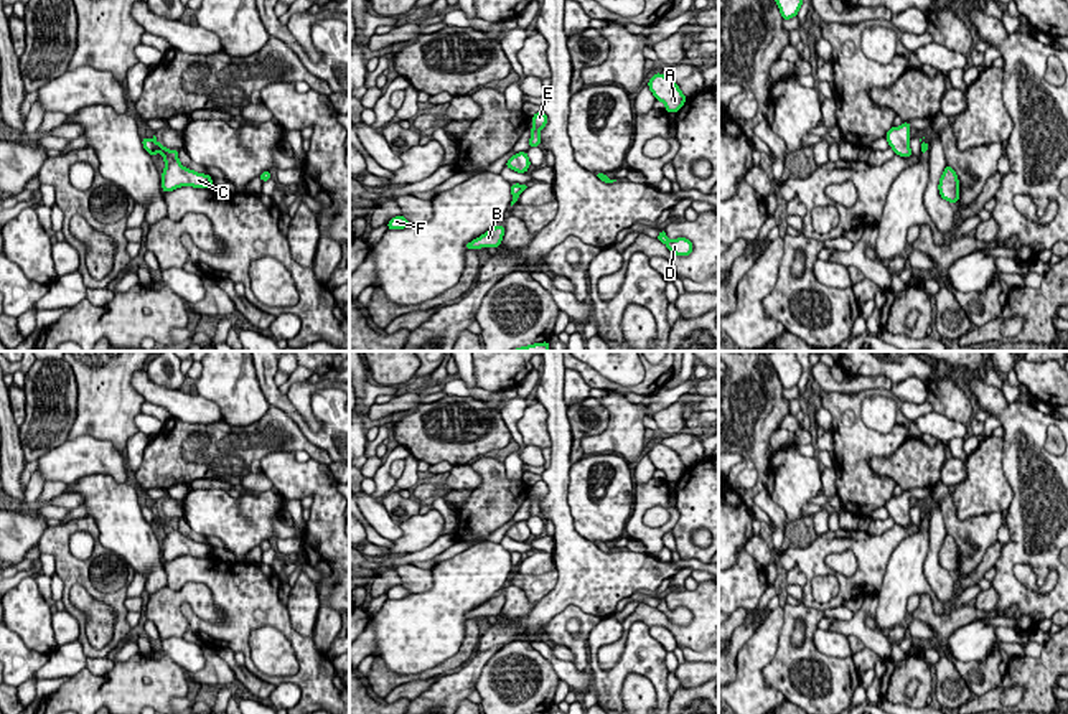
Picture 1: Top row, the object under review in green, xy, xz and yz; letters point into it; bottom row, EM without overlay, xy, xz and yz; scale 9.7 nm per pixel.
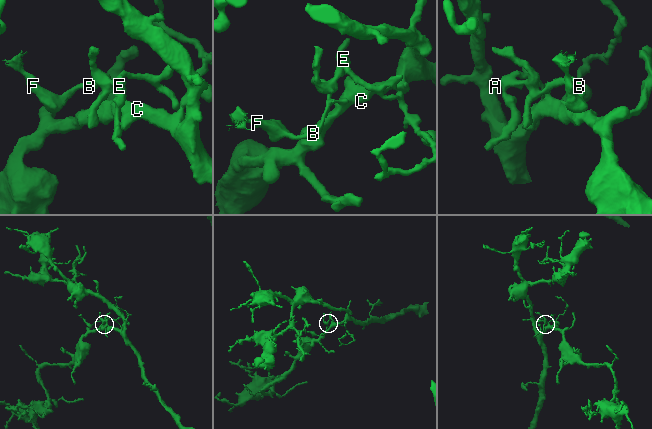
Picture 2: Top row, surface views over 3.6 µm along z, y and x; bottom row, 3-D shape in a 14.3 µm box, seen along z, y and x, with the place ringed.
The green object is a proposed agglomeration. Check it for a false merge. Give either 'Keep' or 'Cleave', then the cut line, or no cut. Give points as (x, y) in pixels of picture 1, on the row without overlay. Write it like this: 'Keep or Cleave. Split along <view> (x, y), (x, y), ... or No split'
Cleave. Split along xy (149, 508), (152, 513), (150, 523)

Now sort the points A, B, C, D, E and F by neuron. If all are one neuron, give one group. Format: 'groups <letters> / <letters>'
groups A C / B D E F

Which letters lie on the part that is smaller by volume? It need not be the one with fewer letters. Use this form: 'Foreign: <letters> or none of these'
Foreign: B, D, E, F

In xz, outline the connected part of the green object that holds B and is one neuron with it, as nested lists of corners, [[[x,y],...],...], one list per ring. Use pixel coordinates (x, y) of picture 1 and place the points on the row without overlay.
[[[494,595],[483,605],[475,610],[465,613],[466,618],[480,618],[480,617],[498,617],[504,605],[504,595]]]

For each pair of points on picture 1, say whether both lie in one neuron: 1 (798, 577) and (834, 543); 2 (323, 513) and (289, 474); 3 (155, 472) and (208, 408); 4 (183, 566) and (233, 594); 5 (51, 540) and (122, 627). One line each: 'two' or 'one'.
1: two
2: one
3: two
4: one
5: one

